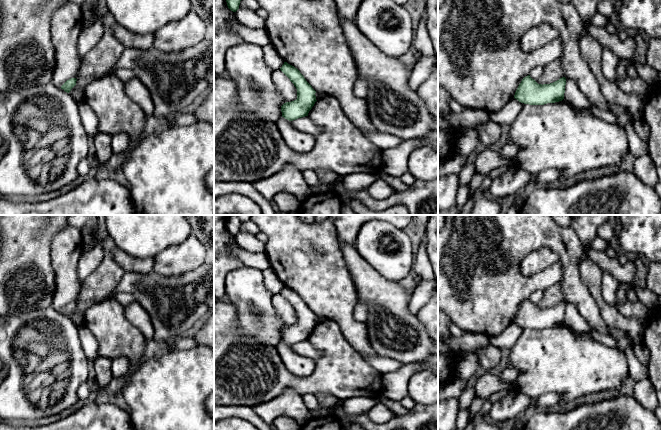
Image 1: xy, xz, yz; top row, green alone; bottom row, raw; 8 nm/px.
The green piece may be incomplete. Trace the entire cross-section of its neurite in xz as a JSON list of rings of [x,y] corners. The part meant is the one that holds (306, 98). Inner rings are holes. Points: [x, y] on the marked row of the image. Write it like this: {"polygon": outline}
{"polygon": [[[284,62],[280,70],[290,79],[297,89],[297,99],[286,102],[281,106],[282,117],[293,121],[308,116],[309,111],[317,101],[315,96],[316,91],[294,66]]]}

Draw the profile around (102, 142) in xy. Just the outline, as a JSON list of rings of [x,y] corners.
[[[99,133],[94,137],[95,155],[99,163],[102,165],[105,165],[113,154],[111,141],[112,137],[107,134]]]

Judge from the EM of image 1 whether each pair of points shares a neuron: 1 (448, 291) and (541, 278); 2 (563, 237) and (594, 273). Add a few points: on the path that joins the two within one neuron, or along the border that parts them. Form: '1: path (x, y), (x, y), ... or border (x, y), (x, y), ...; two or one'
1: path (470, 299), (481, 288), (517, 288); one
2: border (578, 266), (582, 261), (591, 259), (602, 270); two

